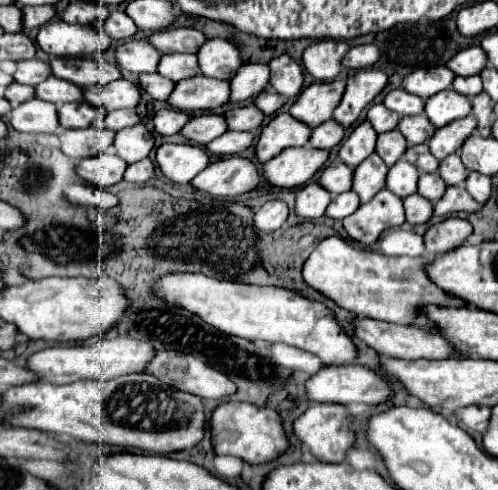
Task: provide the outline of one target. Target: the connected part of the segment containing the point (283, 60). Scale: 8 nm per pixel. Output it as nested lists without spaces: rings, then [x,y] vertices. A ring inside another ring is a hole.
[[[288,55],[270,61],[270,87],[286,97],[296,97],[304,85],[304,69]]]

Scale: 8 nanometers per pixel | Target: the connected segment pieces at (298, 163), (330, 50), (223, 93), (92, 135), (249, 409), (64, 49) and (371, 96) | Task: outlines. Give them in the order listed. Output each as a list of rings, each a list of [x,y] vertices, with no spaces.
[[[312,147],[286,149],[264,163],[264,177],[276,187],[302,187],[324,167],[328,157],[328,151]]]
[[[316,41],[304,51],[302,65],[314,79],[332,81],[342,71],[342,55],[346,55],[346,51],[350,51],[346,41]]]
[[[196,75],[184,81],[178,81],[168,103],[174,109],[194,113],[194,111],[210,111],[222,107],[230,101],[230,81],[210,79],[204,75]]]
[[[100,127],[86,129],[66,129],[60,135],[60,149],[74,159],[86,159],[104,153],[114,143],[114,131]]]
[[[228,401],[212,413],[212,443],[216,455],[234,455],[250,465],[274,461],[290,449],[290,441],[284,433],[282,417],[270,407],[256,407],[250,403]]]
[[[52,21],[44,25],[36,37],[44,53],[52,57],[80,57],[104,53],[112,39],[94,25],[70,25],[66,21]]]
[[[362,69],[348,79],[346,93],[334,109],[334,121],[342,127],[350,127],[358,121],[360,113],[376,99],[376,95],[388,85],[388,75],[378,69]]]

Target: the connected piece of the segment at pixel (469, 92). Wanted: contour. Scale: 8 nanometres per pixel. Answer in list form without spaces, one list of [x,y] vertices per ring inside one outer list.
[[[478,75],[474,77],[456,77],[452,83],[452,89],[456,89],[458,93],[466,95],[466,97],[474,97],[482,91],[482,79]]]

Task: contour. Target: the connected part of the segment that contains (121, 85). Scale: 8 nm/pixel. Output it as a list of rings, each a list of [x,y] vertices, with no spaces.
[[[118,79],[104,87],[86,87],[84,89],[86,101],[104,107],[106,111],[114,109],[134,109],[140,103],[140,89],[132,81]]]

